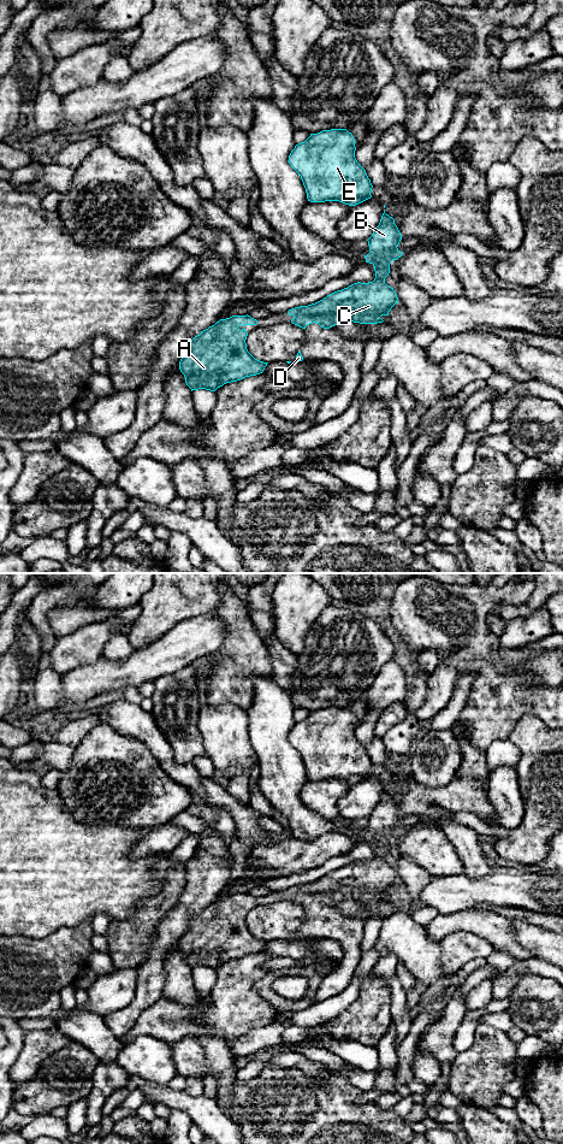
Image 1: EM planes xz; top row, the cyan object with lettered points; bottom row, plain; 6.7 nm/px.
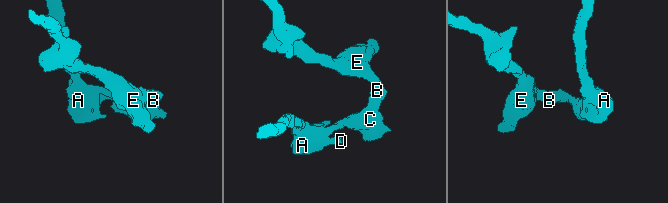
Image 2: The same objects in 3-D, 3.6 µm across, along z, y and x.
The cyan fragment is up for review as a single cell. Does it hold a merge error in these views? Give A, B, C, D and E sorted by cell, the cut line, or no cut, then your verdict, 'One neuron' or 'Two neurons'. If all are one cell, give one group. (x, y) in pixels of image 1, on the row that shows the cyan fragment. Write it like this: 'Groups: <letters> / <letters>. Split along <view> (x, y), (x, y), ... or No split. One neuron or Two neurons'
Groups: A B C D E. No split. One neuron

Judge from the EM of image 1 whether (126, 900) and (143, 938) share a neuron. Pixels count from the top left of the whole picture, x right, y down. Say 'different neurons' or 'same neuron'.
different neurons

